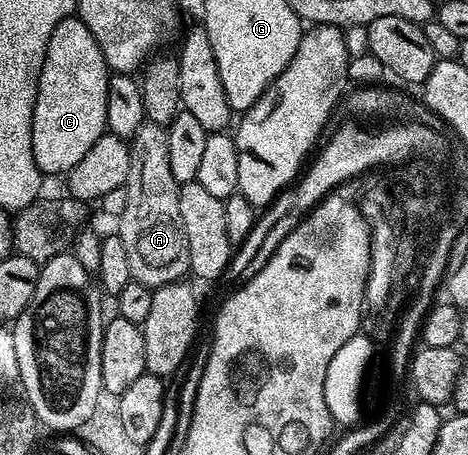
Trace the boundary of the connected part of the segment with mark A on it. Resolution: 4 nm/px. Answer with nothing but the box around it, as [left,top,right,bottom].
[117,121,190,290]

